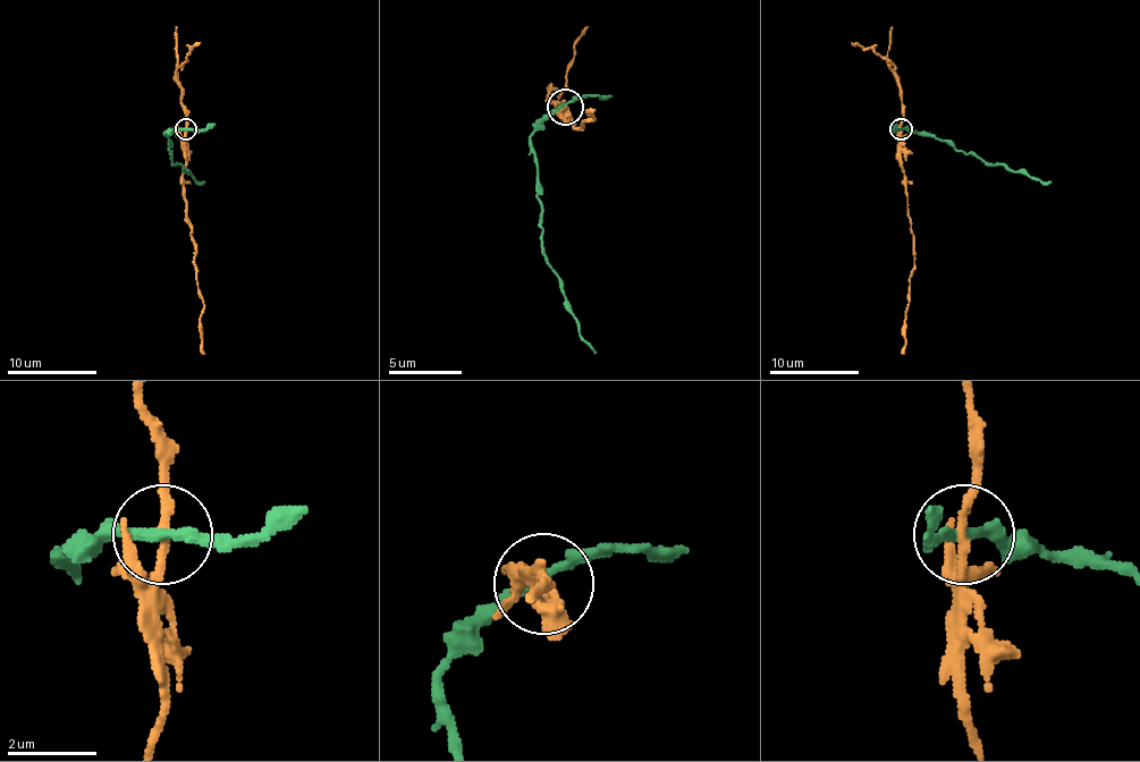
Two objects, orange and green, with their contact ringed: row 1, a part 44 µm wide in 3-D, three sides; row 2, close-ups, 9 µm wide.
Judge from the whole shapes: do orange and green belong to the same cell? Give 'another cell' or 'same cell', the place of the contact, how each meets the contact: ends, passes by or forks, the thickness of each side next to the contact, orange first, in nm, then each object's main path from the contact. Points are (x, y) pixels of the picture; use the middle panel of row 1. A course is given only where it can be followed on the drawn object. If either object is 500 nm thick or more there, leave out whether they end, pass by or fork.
another cell | (565, 107) | orange passes by | green passes by | 200/220 nm | orange via (564, 108), (560, 116), (579, 129), (593, 119), (589, 116), (597, 108) | green via (564, 108), (542, 123), (531, 137), (542, 200), (542, 243), (564, 294), (564, 308), (597, 353)

